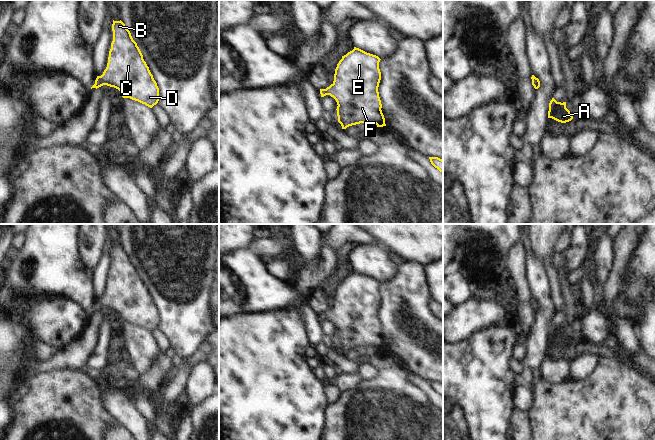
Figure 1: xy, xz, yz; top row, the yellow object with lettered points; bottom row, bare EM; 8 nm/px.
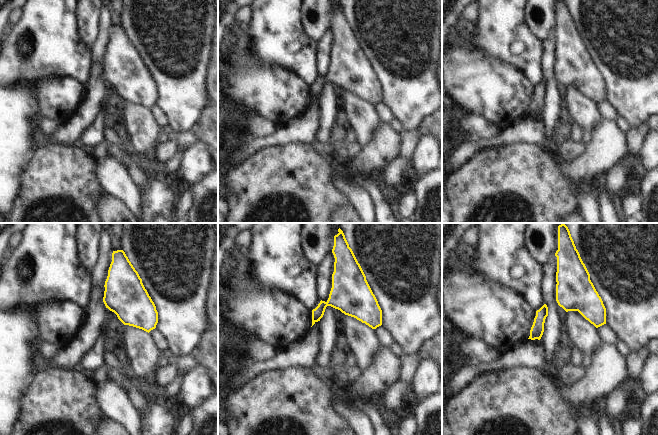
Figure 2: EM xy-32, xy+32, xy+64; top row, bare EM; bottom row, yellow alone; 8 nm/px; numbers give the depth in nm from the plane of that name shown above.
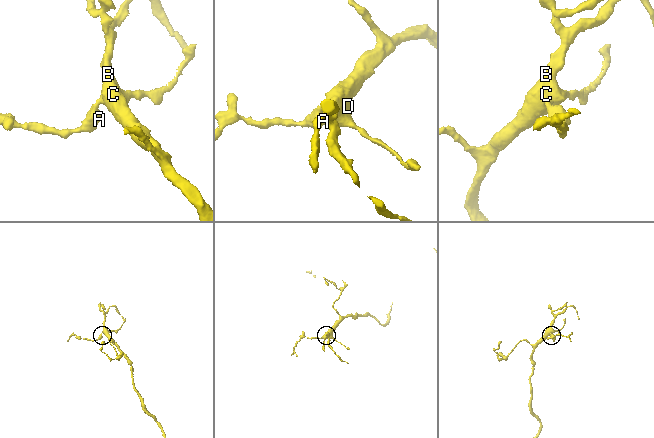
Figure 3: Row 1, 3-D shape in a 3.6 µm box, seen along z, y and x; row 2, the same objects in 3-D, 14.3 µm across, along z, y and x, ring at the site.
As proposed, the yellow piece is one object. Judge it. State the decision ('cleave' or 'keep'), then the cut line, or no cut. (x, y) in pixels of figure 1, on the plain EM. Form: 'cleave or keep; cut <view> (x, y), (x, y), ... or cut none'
keep; cut none

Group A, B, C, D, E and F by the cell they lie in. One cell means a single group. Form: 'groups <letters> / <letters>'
groups A B C D E F

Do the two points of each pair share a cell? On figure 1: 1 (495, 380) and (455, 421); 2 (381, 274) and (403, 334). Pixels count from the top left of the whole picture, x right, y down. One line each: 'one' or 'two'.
1: one
2: two

